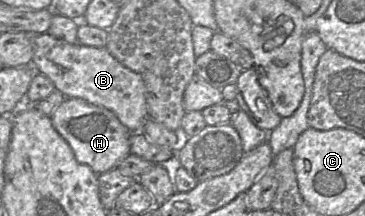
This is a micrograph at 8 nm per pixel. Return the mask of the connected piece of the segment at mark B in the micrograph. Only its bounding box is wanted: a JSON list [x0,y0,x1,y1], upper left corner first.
[31,33,149,133]

